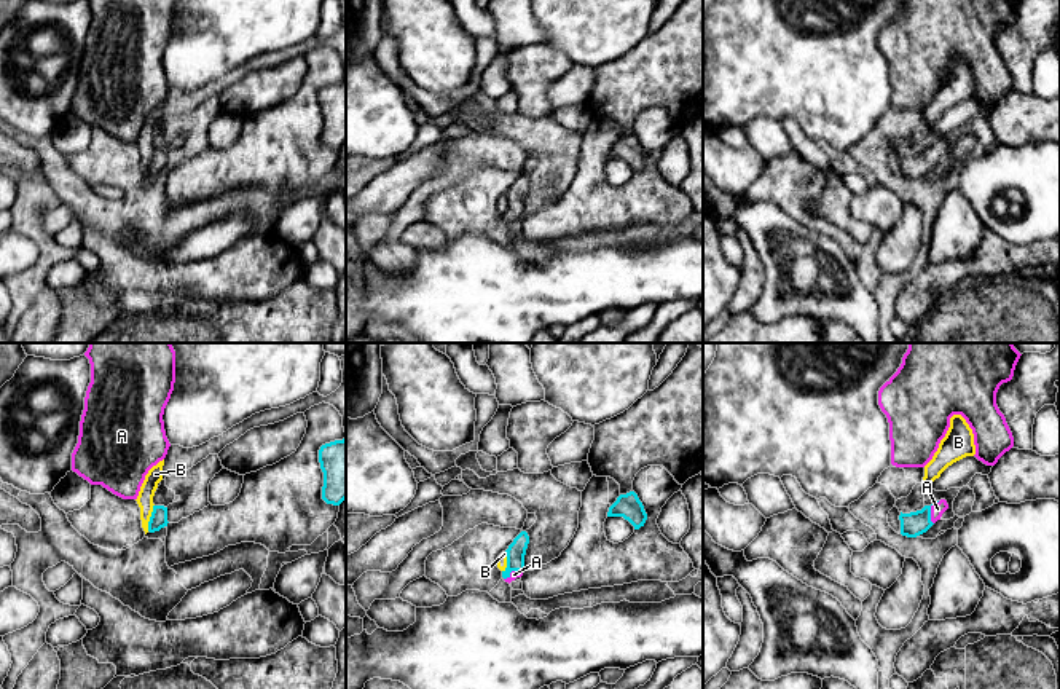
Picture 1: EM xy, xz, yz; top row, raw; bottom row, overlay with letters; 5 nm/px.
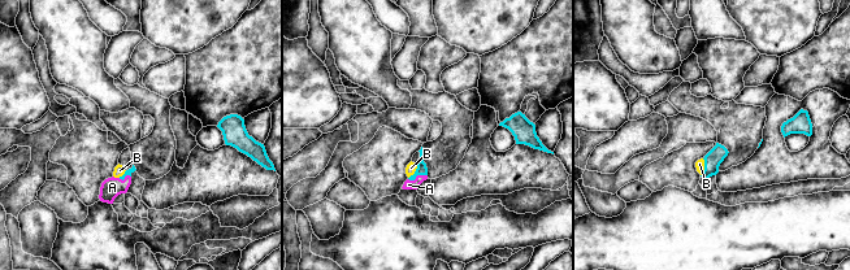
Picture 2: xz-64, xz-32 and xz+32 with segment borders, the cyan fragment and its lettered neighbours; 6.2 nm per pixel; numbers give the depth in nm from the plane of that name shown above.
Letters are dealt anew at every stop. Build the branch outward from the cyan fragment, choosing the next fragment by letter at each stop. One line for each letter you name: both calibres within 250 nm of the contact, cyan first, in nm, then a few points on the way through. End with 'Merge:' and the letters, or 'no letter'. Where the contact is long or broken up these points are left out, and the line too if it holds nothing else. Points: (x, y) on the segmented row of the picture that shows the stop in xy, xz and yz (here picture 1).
A: calibres 120 and 70 nm; way yz (914, 523), (930, 511), (938, 509)
Merge: A

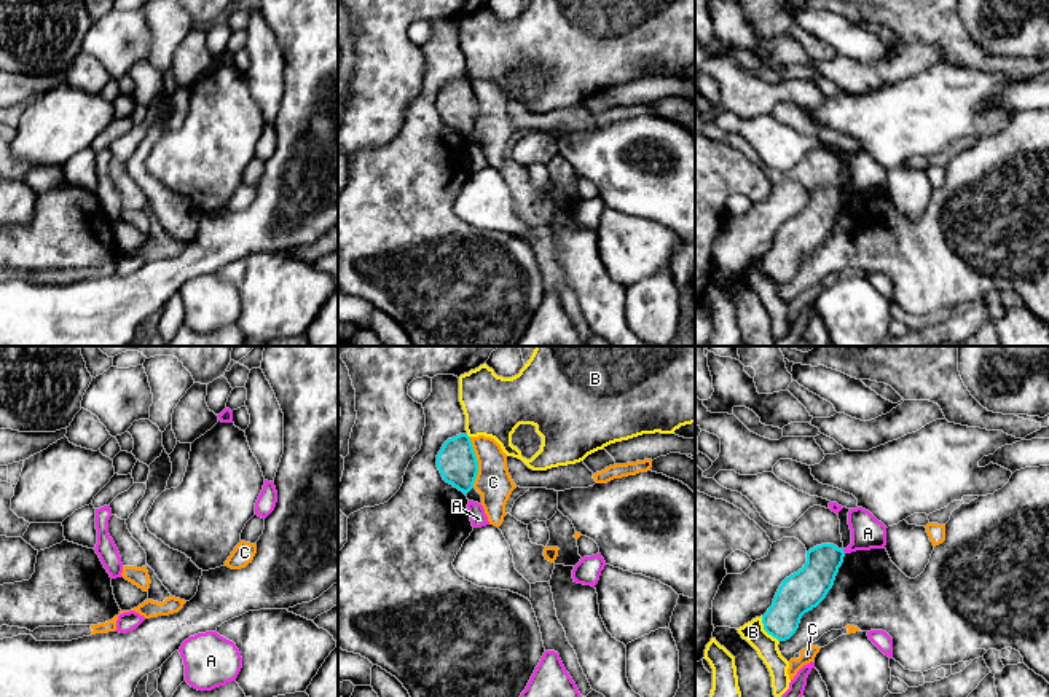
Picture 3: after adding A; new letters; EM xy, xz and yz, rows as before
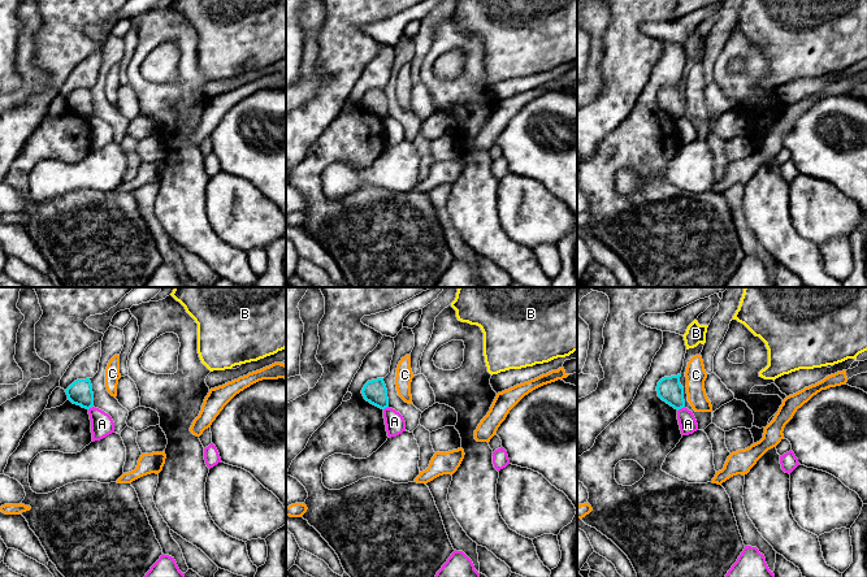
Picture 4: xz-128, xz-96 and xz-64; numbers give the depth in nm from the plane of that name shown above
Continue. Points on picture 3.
Merge: no letter

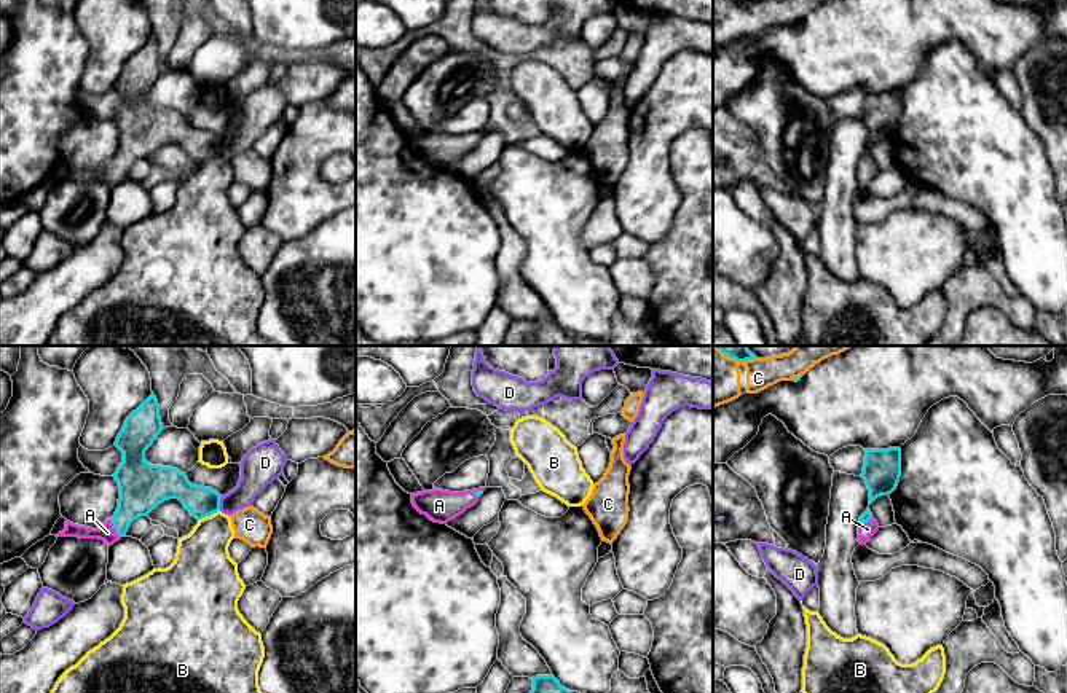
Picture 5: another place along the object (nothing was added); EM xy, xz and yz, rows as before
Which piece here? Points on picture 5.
A: calibres 240 and 90 nm; way xy (142, 486), (139, 496), (115, 528), (107, 532)
Merge: A

